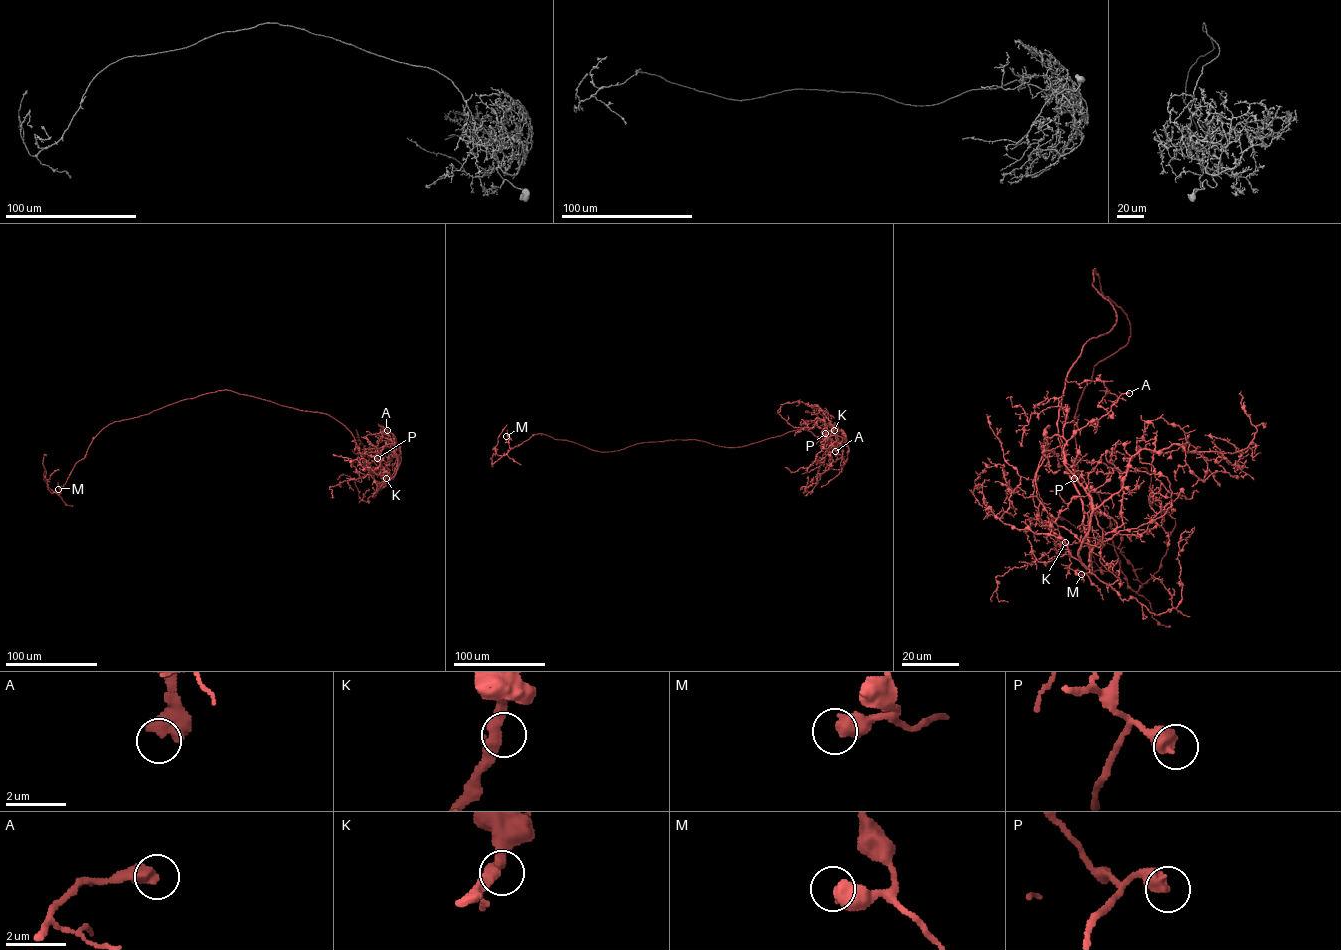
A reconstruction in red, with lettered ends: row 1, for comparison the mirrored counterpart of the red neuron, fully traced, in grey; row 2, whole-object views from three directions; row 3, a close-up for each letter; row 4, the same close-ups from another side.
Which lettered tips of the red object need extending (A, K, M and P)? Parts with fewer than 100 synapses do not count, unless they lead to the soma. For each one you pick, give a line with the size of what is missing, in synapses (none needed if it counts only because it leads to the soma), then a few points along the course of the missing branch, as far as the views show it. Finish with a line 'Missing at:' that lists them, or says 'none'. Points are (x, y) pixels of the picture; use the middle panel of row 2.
A: about 120 synapses; missing branch runs (835, 451), (828, 478), (823, 483), (820, 477), (815, 486)
Missing at: A

